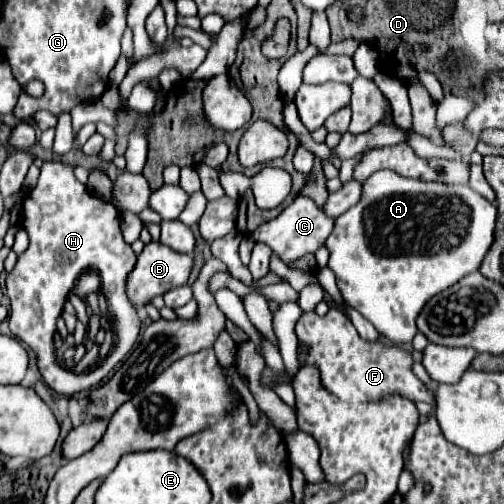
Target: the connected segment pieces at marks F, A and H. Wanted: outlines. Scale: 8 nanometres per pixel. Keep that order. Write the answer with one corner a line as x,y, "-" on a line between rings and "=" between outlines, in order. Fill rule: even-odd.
330,308
326,316
304,312
296,322
296,336
306,348
306,356
298,360
298,366
316,366
322,386
338,398
346,398
348,402
378,402
400,396
410,402
434,404
434,394
430,394
412,372
412,354
382,340
368,342
360,338
350,318
340,308
=
390,170
372,174
362,188
362,200
336,218
334,230
326,240
330,252
328,266
336,274
336,284
344,300
370,320
384,338
394,344
412,342
418,332
416,316
424,304
456,284
462,276
480,268
482,256
494,240
496,206
470,186
422,182
398,176
=
62,162
42,164
38,184
22,204
22,226
30,236
30,246
18,256
14,270
6,276
6,294
12,306
8,322
12,334
34,350
42,378
58,394
76,394
96,386
132,350
138,338
140,318
124,292
124,282
136,264
136,254
124,240
118,218
120,212
110,202
96,198
74,178
72,166
-
82,268
98,268
100,290
106,296
112,332
116,334
110,352
104,352
100,344
76,344
76,334
72,336
68,330
56,332
56,322
-
54,348
58,360
54,360
-
96,364
94,372
84,372
-
66,368
72,372
66,372

